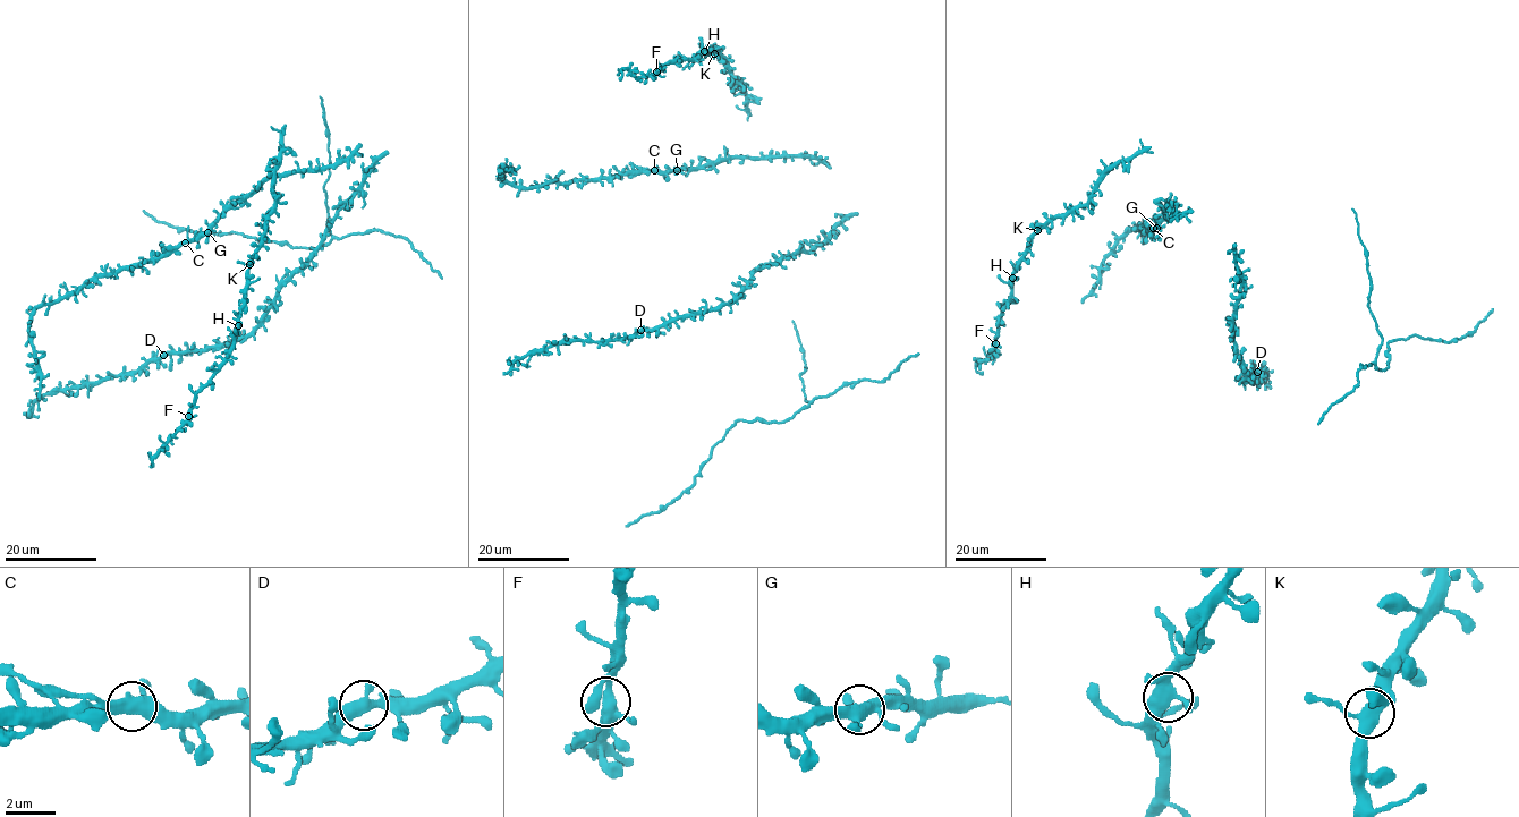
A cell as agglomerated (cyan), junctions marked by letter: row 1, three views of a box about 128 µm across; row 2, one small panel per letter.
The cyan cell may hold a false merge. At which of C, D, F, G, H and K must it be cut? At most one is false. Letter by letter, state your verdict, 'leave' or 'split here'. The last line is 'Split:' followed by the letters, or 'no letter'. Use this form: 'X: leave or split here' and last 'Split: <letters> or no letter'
C: leave
D: leave
F: leave
G: leave
H: leave
K: leave
Split: no letter

